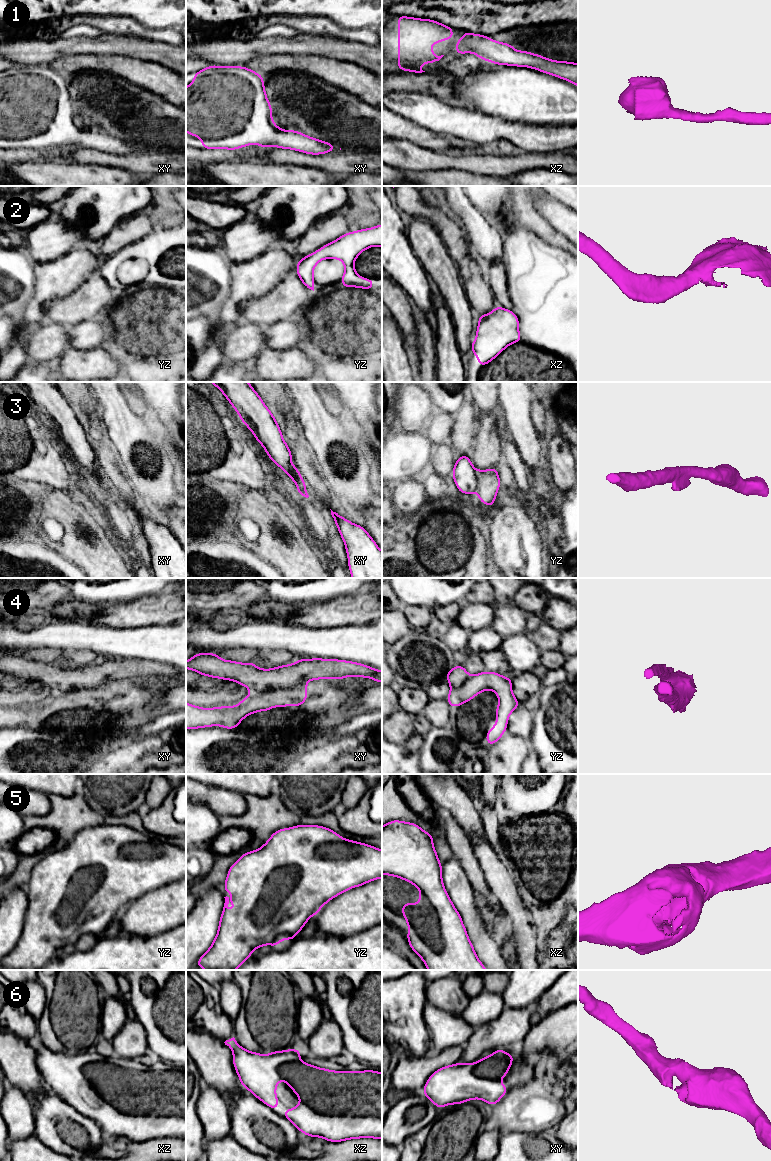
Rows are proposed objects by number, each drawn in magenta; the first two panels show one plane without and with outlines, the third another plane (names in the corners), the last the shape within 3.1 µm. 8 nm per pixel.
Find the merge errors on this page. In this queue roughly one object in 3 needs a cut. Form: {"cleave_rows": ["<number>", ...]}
{"cleave_rows": ["3", "4"]}

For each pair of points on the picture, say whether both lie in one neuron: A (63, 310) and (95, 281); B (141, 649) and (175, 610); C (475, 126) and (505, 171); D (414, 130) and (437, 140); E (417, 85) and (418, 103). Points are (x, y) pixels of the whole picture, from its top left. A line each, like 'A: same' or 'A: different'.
A: same
B: different
C: different
D: same
E: different

